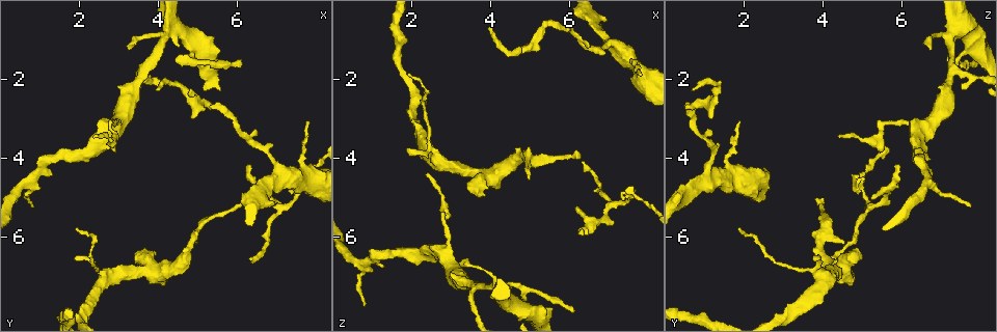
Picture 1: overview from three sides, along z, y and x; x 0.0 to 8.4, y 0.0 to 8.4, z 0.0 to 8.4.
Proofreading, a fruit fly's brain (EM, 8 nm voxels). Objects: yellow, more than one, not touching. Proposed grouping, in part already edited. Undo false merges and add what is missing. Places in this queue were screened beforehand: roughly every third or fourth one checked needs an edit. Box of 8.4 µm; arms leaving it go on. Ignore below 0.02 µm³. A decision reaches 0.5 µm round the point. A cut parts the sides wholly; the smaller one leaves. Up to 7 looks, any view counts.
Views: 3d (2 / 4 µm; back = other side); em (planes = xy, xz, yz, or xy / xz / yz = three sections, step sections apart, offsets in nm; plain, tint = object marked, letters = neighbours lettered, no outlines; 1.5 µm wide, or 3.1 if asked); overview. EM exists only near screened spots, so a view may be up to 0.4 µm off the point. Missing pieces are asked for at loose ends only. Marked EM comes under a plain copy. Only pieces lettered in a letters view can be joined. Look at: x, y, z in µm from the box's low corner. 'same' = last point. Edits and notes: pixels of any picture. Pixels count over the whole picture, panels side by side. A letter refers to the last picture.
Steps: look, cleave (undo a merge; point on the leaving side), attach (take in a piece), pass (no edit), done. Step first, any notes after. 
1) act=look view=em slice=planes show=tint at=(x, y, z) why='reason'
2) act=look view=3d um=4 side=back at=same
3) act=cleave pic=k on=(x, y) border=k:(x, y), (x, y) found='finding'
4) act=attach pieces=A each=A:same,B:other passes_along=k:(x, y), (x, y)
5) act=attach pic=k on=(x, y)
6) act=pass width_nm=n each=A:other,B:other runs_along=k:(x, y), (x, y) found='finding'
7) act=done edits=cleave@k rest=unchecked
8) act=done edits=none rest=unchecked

act=look view=em slice=planes show=letters at=(6.15, 5.00, 4.00) why='tapers out'

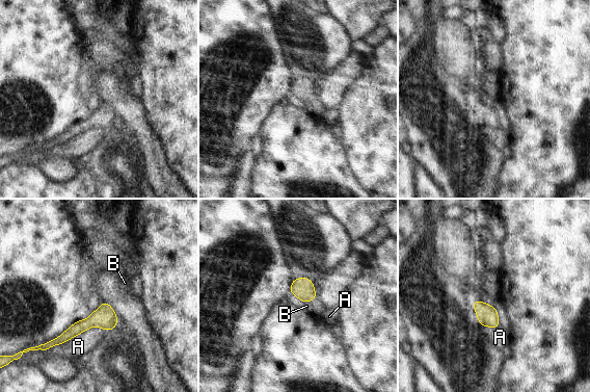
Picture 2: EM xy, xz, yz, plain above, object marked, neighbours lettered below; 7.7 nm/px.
act=attach pieces=B each=A:other,B:same passes_along=2:(302, 288), (310, 299), (315, 308) found='the cell continues'

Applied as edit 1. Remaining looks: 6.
act=look view=3d um=2 side=back at=(6.30, 4.10, 5.95) why='tapers out'

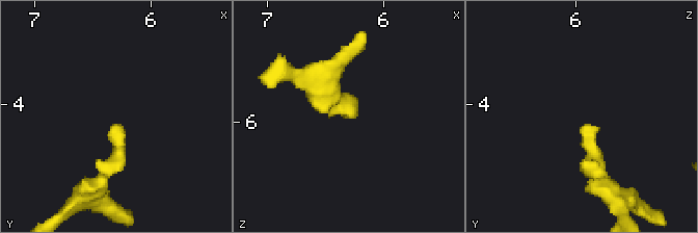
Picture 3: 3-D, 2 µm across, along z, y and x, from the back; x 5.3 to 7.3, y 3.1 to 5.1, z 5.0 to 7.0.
act=look view=em slice=yz step=4 show=letters at=(6.32, 4.14, 5.94) why='shape alone is not enough'

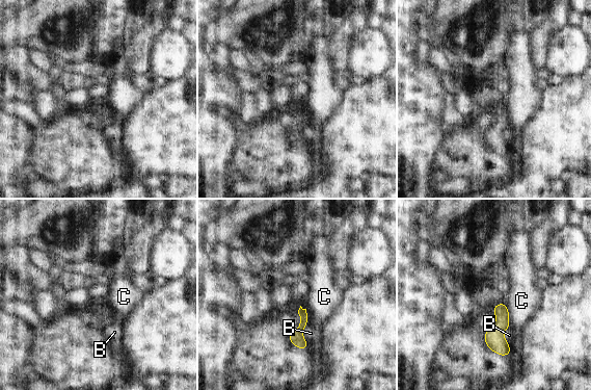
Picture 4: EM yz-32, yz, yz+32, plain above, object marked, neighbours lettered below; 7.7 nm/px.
act=pass each=B:other,C:other found='no lettered piece goes on from it'

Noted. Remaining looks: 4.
act=look view=3d um=2 at=(4.25, 0.90, 7.35) why='calibre changes'

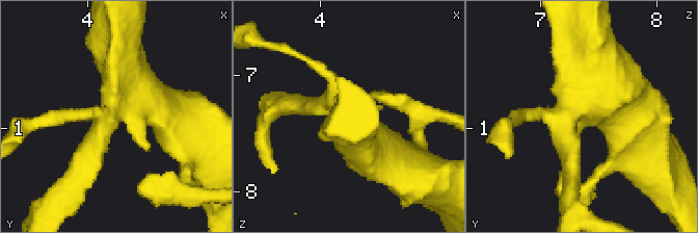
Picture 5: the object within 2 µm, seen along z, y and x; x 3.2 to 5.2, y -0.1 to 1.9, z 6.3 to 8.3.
act=look view=em slice=xy step=4 show=tint at=(4.24, 0.84, 7.32) why='now the EM'

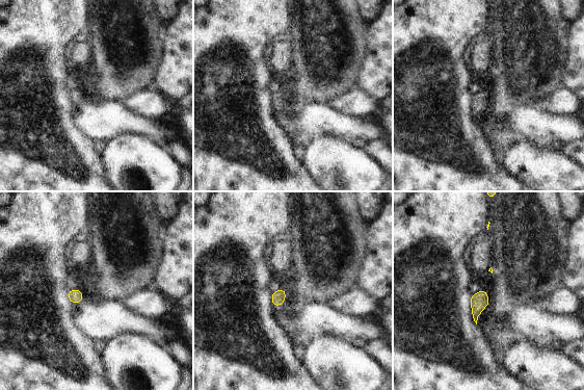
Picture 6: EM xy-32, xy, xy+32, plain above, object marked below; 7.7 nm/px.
act=look view=em slice=planes show=letters at=same why='cut it another way'

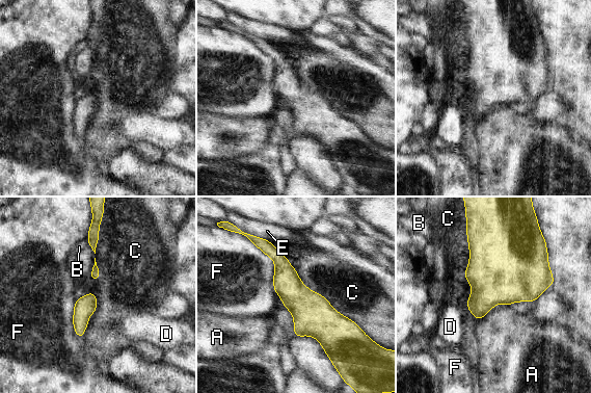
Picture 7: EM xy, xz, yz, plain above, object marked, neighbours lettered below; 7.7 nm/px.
act=pass longest_contact=C:700nm each=A:other,B:other,C:other,D:other,E:other,F:other runs_along=7:(263, 244), (343, 337) found='all the same cell'

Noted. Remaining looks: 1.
act=done edits=attach@2 rest=unchecked

